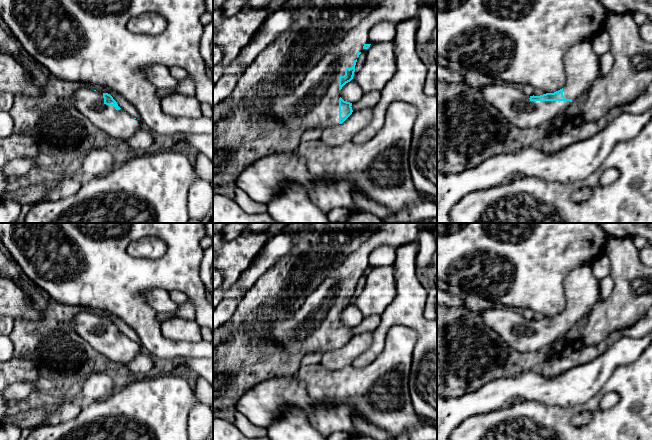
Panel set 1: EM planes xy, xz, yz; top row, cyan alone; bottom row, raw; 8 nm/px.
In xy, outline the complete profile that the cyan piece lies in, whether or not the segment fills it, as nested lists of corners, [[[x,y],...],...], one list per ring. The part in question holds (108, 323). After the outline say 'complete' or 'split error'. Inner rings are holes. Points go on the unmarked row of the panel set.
[[[82,311],[74,318],[73,327],[90,346],[120,365],[142,353],[141,345],[122,334],[108,317]]]; split error

